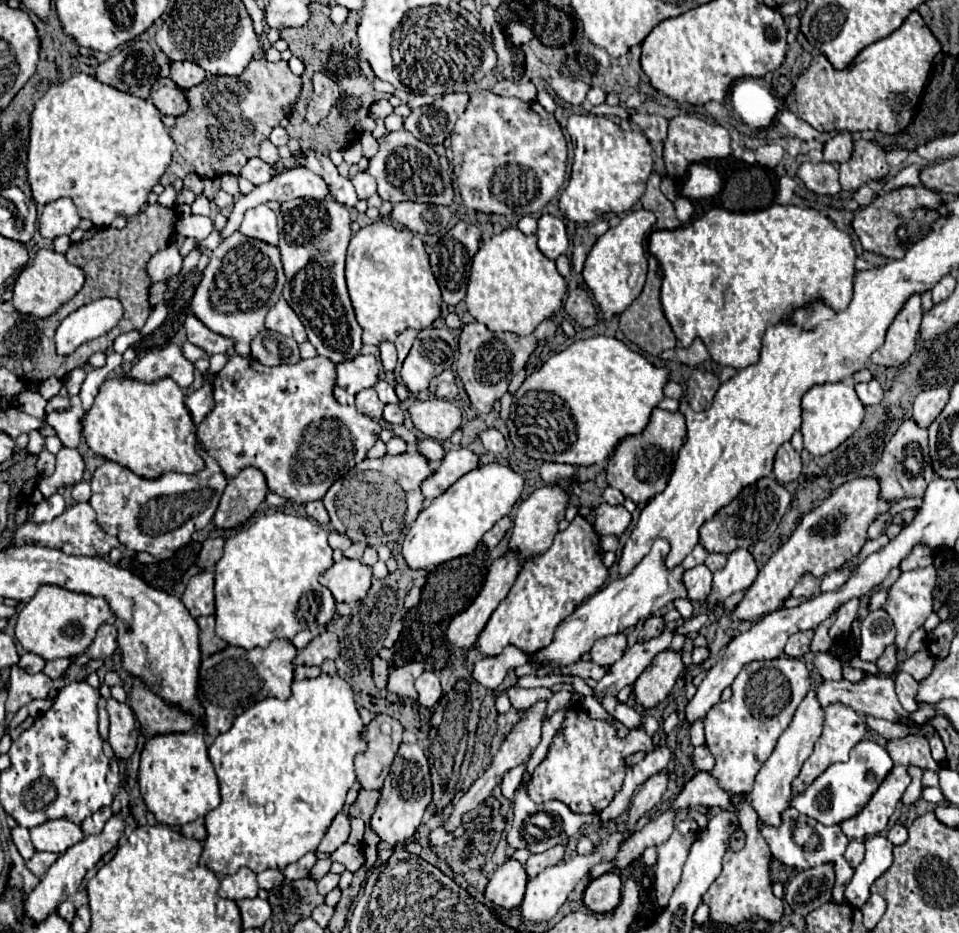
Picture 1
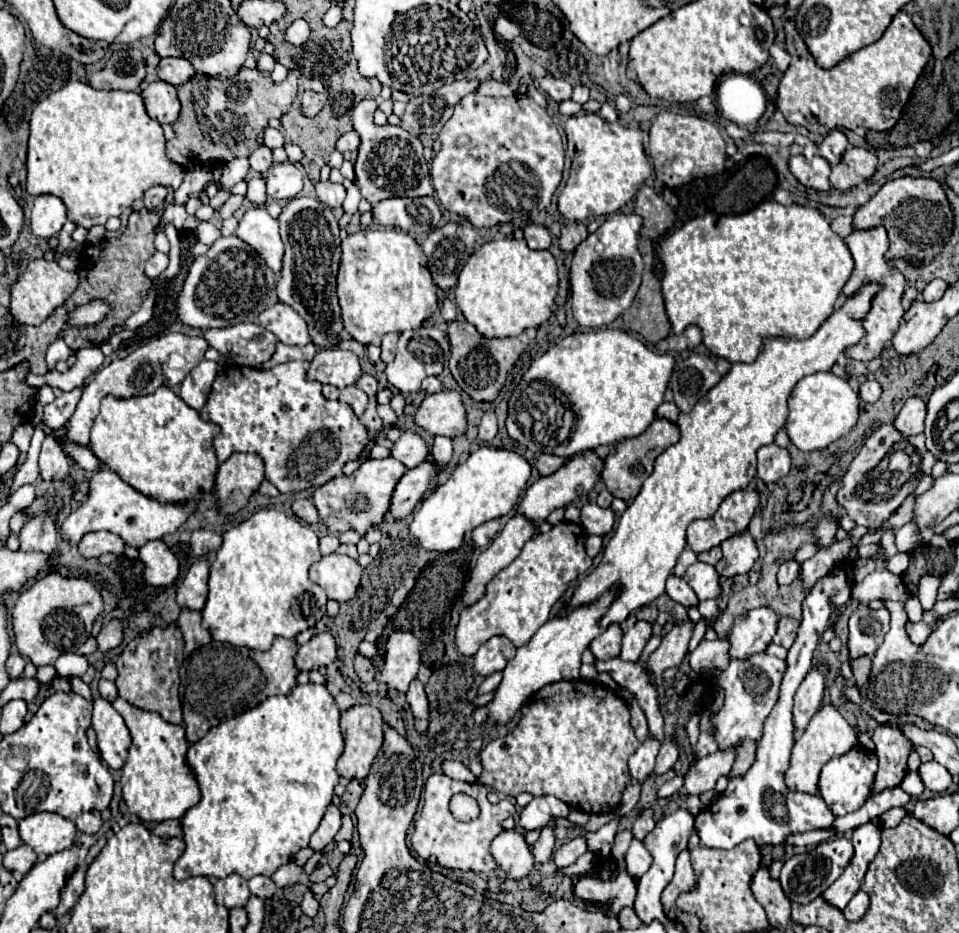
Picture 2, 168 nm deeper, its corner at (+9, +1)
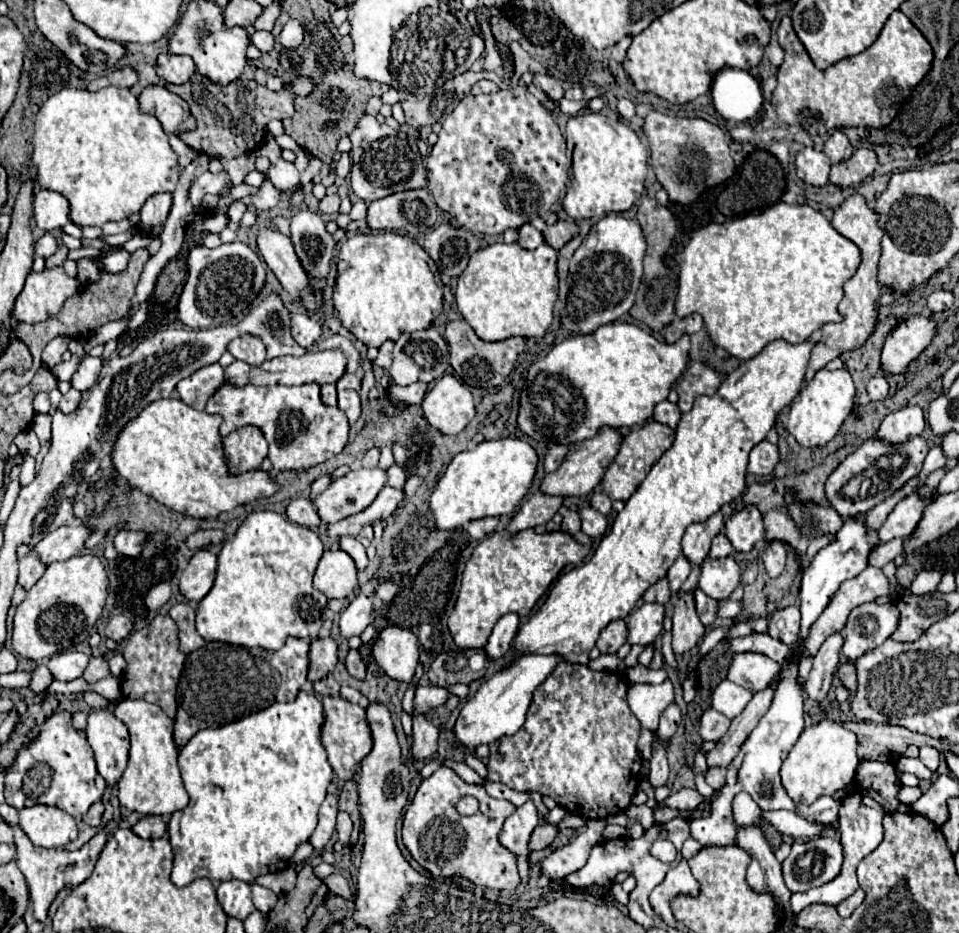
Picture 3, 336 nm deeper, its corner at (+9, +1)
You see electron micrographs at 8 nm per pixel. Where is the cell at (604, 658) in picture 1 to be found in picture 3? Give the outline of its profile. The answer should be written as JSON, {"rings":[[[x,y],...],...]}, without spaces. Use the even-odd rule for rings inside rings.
{"rings":[[[617,619],[617,621],[611,621],[599,635],[597,639],[597,649],[601,653],[617,653],[617,649],[625,643],[625,637],[627,637],[627,627],[625,627],[625,621]]]}

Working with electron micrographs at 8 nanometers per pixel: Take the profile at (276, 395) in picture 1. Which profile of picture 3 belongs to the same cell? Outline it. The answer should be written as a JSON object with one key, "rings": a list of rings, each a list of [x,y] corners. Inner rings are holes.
{"rings":[[[223,383],[215,395],[207,401],[207,413],[223,417],[221,437],[227,437],[241,427],[257,427],[269,443],[269,461],[275,471],[309,471],[311,467],[325,463],[333,455],[341,453],[349,439],[349,421],[339,407],[329,407],[319,397],[319,385],[305,383],[299,387],[267,385],[259,387],[247,383],[243,387]]]}

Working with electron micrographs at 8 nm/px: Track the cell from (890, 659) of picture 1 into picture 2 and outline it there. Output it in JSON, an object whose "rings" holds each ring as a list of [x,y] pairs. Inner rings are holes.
{"rings":[[[859,657],[859,659],[851,659],[851,669],[853,669],[853,677],[855,683],[859,687],[863,687],[869,679],[869,671],[871,671],[871,659],[869,657]]]}

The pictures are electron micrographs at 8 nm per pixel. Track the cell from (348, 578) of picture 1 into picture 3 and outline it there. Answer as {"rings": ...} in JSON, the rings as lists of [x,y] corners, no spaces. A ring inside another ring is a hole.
{"rings":[[[327,549],[317,565],[313,585],[323,591],[327,599],[347,599],[357,587],[357,567],[353,559],[341,549]]]}

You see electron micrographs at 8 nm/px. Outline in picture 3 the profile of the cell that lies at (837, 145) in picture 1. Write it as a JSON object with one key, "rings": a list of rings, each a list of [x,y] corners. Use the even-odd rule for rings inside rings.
{"rings":[[[833,131],[833,135],[825,141],[825,147],[823,147],[823,153],[831,159],[831,163],[839,163],[839,161],[845,161],[853,155],[853,147],[849,143],[849,139],[845,137],[843,131]]]}

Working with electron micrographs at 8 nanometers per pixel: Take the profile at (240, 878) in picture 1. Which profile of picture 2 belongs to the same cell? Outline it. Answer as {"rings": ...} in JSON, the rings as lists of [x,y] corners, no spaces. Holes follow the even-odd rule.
{"rings":[[[235,873],[227,875],[225,879],[219,879],[215,883],[215,901],[219,905],[225,905],[227,909],[245,907],[249,897],[251,897],[251,893],[249,893],[247,881]]]}

